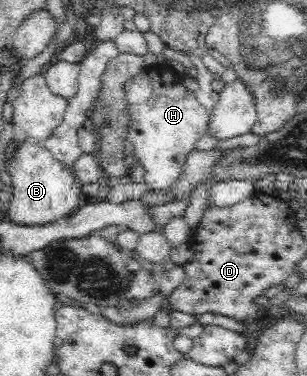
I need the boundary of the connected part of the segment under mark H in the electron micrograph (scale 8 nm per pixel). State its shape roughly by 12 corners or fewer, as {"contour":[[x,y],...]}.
{"contour":[[158,65],[122,85],[144,181],[166,191],[208,113],[179,67]]}

